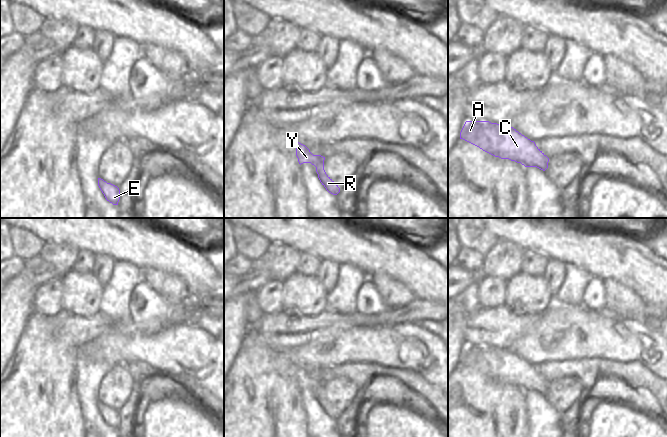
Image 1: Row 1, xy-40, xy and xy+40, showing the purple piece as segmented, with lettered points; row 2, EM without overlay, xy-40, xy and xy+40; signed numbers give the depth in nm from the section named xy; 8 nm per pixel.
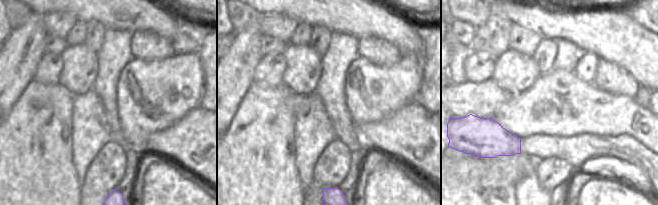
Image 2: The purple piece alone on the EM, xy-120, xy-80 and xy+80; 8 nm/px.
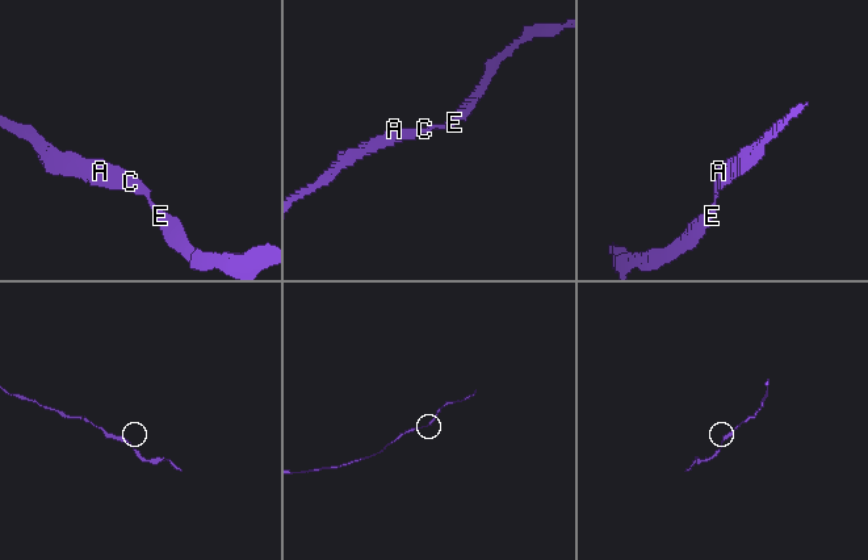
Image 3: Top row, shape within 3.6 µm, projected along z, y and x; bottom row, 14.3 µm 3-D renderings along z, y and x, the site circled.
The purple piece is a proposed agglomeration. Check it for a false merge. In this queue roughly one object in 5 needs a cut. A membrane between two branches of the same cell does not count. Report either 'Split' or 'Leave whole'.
Leave whole

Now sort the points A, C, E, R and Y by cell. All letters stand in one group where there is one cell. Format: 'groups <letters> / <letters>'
groups A C E R Y

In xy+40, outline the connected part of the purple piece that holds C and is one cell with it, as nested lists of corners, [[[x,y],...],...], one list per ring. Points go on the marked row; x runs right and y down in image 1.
[[[466,121],[461,132],[463,139],[501,159],[521,163],[525,167],[548,168],[549,158],[531,141],[510,125],[489,121]]]

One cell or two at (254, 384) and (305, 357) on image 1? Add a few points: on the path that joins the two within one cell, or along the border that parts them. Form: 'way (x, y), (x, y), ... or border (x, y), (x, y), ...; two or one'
border (287, 351), (290, 359), (296, 365); two

